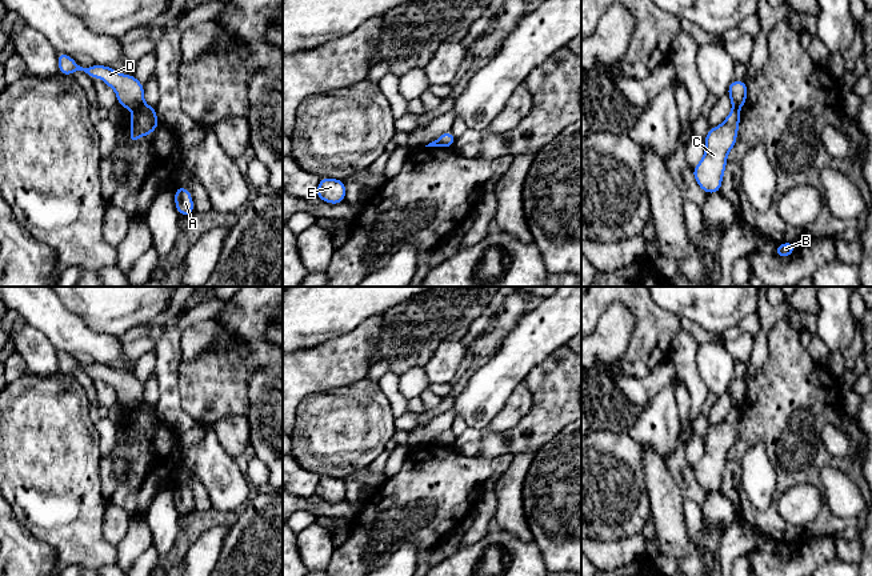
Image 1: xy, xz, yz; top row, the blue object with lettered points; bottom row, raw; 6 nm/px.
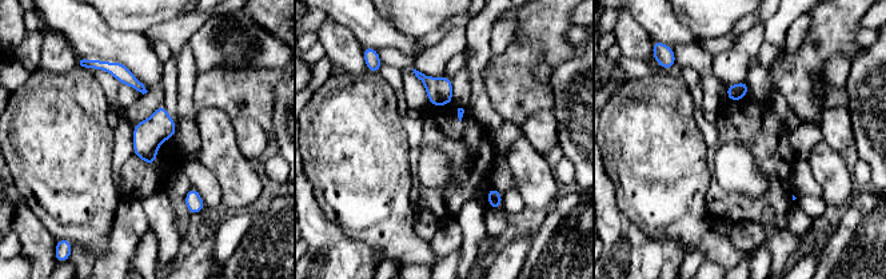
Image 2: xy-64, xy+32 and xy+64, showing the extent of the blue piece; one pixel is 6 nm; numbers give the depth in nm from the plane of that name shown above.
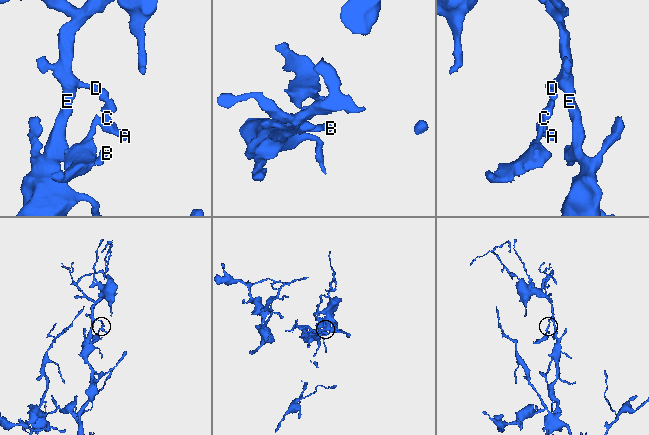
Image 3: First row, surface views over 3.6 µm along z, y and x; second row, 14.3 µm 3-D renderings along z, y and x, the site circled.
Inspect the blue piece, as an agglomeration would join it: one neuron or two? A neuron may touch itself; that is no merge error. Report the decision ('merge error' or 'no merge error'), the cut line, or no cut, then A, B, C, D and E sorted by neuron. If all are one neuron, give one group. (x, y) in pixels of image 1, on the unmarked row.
merge error | xy (144, 403), (134, 410) | A C / B D E

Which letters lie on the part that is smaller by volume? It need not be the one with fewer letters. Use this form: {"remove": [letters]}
{"remove": ["A", "C"]}

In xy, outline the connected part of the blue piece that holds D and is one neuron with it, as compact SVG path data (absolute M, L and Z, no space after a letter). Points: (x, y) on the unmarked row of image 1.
M57 351L59 372L71 375L75 369L84 369L92 379L101 376L117 393L117 403L131 409L144 404L144 384L133 373L121 373L108 364L89 364L83 367L72 355Z

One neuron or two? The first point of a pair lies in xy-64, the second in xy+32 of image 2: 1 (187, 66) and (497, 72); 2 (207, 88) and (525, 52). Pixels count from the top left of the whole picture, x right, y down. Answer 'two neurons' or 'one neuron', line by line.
1: two neurons
2: one neuron

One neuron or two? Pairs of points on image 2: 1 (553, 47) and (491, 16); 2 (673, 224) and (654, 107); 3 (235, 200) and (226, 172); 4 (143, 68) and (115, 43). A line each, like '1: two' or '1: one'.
1: two
2: one
3: one
4: one

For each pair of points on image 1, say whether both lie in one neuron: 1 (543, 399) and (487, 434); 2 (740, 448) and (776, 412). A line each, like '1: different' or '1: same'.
1: same
2: same

